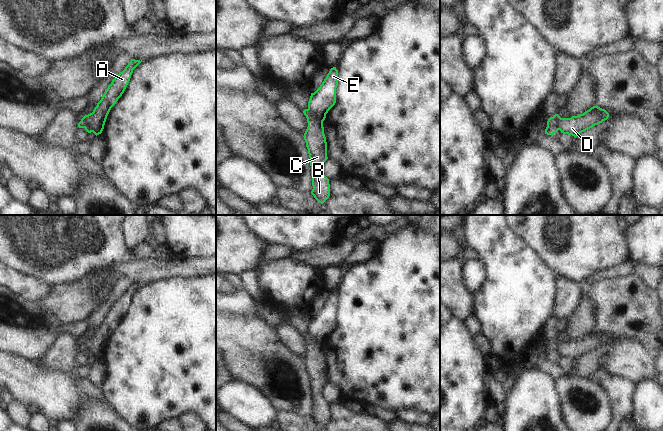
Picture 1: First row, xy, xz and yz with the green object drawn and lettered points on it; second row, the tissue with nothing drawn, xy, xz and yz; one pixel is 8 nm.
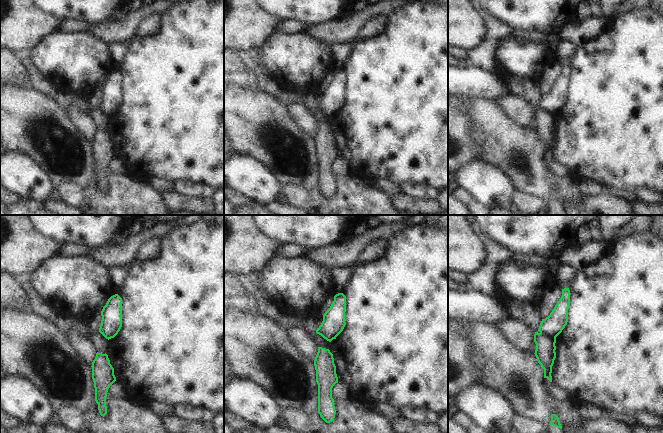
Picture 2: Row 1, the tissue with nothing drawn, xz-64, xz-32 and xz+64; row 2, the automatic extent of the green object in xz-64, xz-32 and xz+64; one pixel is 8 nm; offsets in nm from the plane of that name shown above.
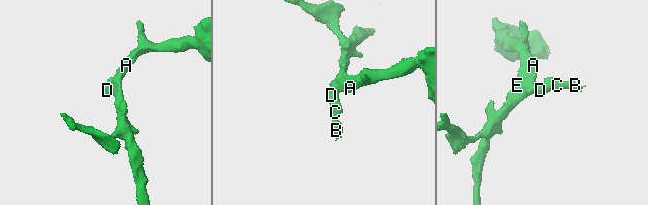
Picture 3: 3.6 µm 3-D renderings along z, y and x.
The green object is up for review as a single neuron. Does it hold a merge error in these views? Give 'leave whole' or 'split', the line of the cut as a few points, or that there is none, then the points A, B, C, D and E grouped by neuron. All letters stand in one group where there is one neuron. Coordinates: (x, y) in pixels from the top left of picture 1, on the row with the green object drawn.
split; cut in xz along (308, 108), (322, 121); A E / B C D

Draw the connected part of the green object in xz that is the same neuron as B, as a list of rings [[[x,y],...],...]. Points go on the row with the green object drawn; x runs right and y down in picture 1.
[[[305,109],[303,113],[308,122],[304,140],[310,158],[313,186],[311,194],[319,203],[323,204],[330,196],[329,179],[322,172],[322,166],[328,159],[323,121],[317,119],[309,109]]]

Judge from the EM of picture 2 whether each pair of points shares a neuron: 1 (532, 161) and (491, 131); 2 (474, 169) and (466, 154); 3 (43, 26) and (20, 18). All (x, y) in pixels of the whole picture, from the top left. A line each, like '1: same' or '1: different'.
1: same
2: different
3: same

